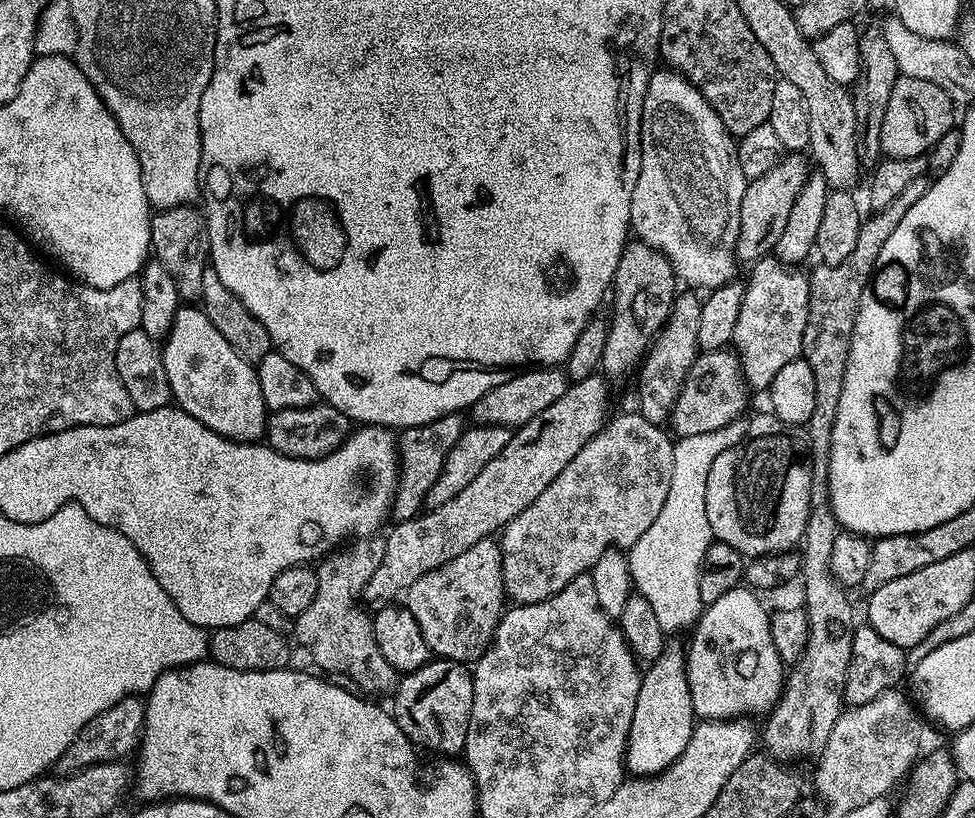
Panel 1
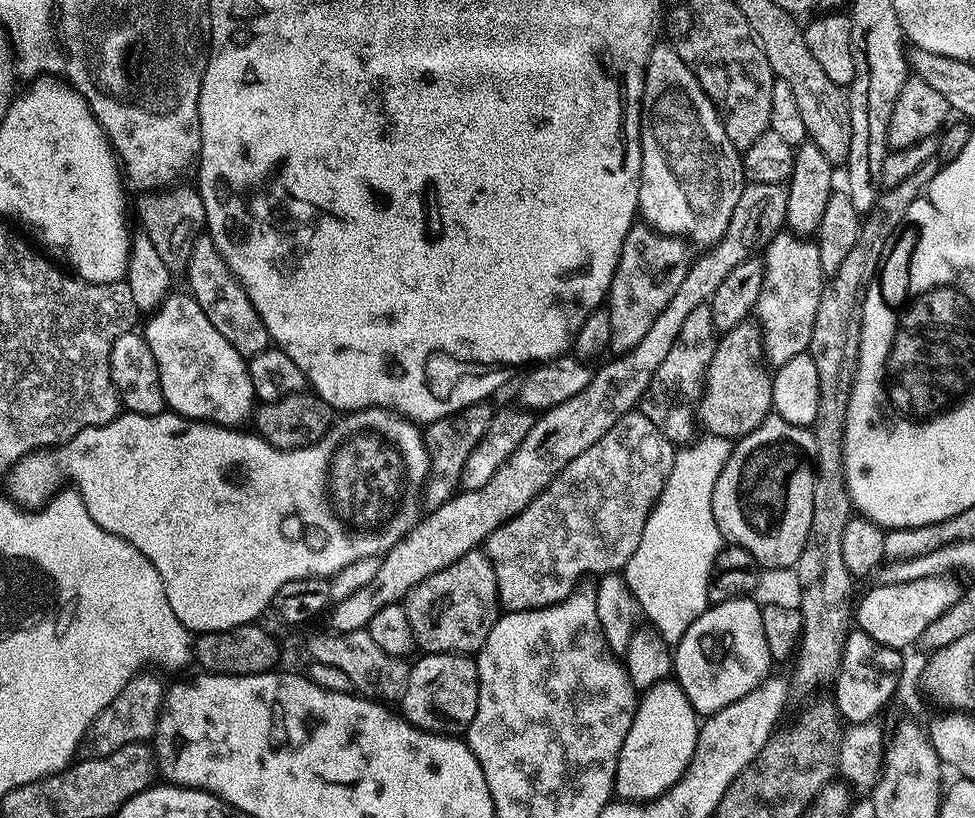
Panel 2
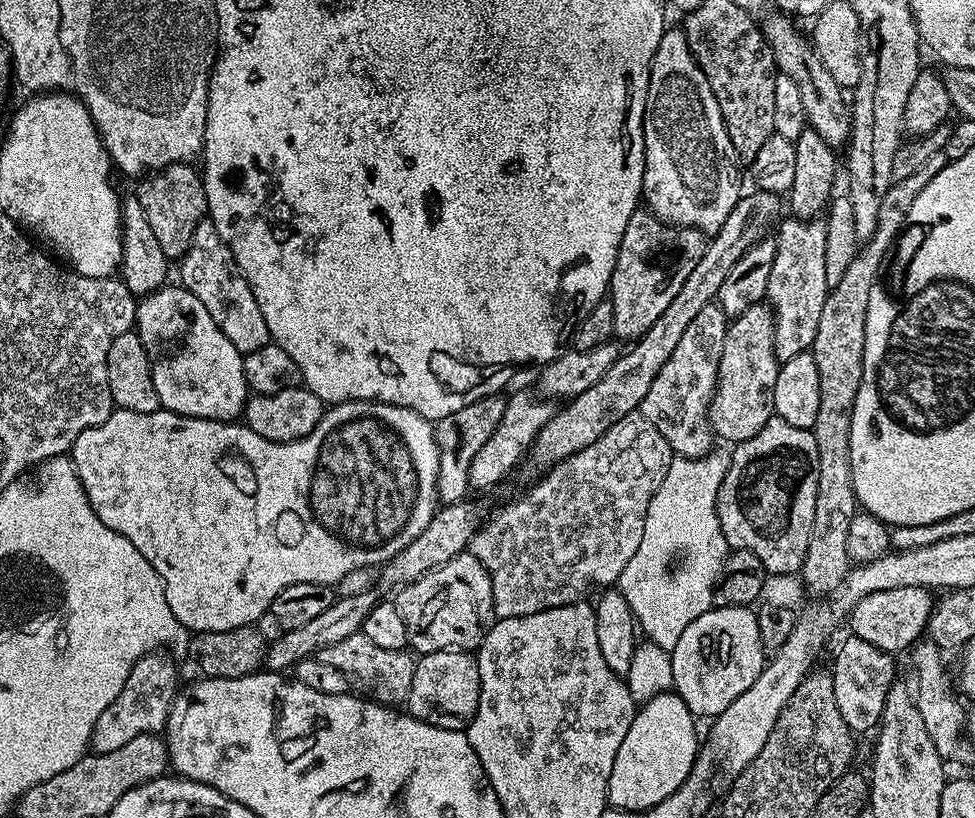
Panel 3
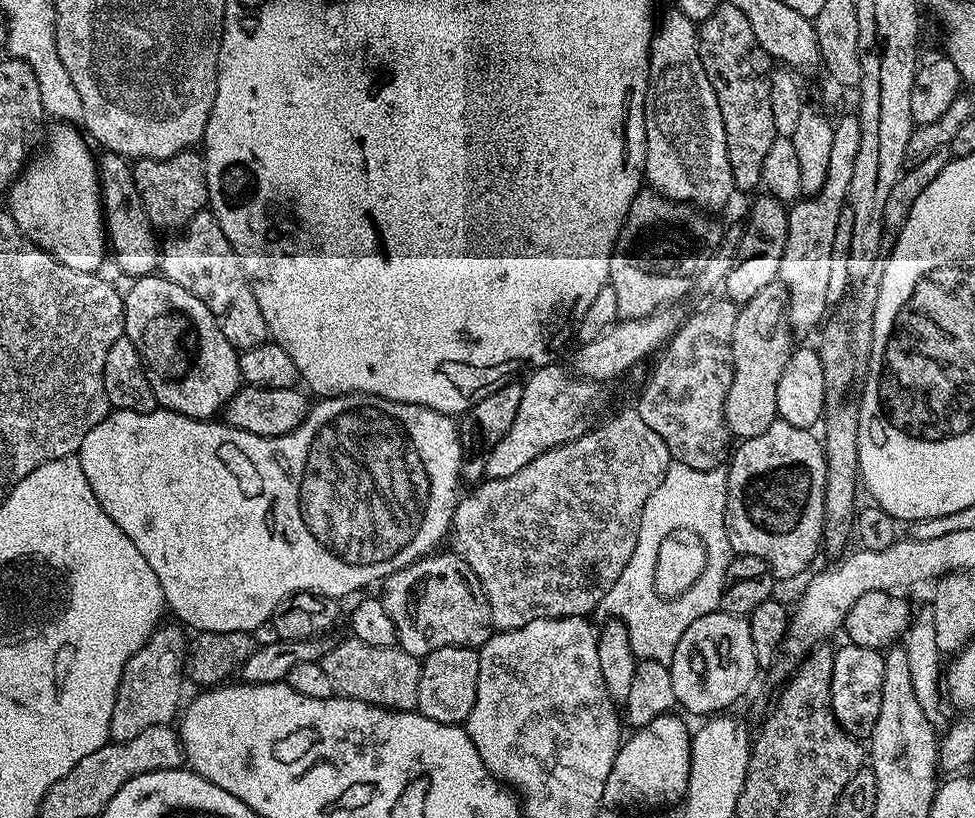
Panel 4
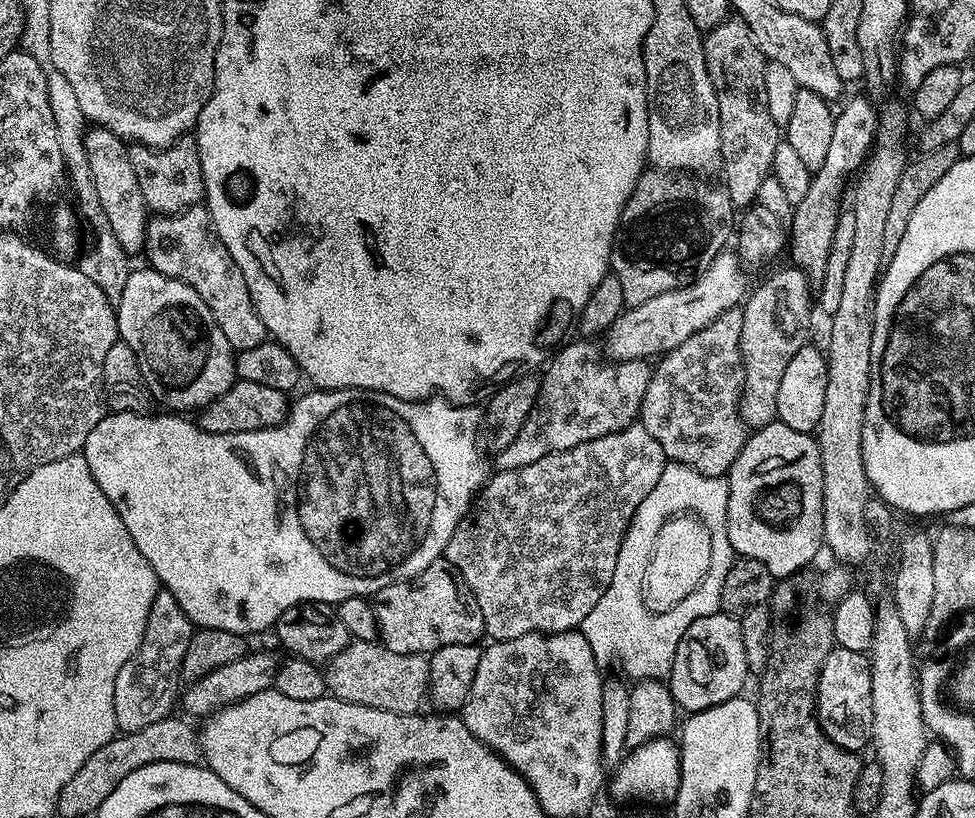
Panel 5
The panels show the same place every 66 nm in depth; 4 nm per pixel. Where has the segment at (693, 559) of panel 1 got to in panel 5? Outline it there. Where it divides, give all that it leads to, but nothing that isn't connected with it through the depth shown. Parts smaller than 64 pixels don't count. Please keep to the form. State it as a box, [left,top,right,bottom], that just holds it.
[579,463,734,680]

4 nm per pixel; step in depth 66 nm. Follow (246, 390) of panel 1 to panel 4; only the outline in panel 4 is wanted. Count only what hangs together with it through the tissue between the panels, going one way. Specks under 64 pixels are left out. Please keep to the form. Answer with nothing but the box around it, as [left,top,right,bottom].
[124,274,242,420]

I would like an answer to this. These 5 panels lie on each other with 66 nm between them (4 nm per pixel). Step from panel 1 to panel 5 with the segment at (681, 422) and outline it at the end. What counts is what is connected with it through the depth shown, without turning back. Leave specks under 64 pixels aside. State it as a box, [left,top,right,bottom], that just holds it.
[740,266,812,429]

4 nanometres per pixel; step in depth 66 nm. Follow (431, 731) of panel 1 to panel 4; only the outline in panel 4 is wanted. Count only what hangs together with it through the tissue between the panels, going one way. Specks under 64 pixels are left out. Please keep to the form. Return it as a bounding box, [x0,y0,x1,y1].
[415,646,479,725]

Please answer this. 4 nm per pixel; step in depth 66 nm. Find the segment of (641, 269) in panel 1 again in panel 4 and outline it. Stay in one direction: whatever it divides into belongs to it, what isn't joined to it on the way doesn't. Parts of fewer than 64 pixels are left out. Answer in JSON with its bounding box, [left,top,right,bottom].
[608,190,720,320]

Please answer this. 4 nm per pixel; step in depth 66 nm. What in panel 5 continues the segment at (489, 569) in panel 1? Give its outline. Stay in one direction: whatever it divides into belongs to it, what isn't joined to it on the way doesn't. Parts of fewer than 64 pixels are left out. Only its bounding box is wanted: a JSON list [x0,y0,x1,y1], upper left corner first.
[370,558,486,654]

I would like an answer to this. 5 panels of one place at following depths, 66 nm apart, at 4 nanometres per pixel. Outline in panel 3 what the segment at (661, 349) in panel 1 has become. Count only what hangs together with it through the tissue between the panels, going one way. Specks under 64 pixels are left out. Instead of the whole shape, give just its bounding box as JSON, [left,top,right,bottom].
[638,302,729,460]

